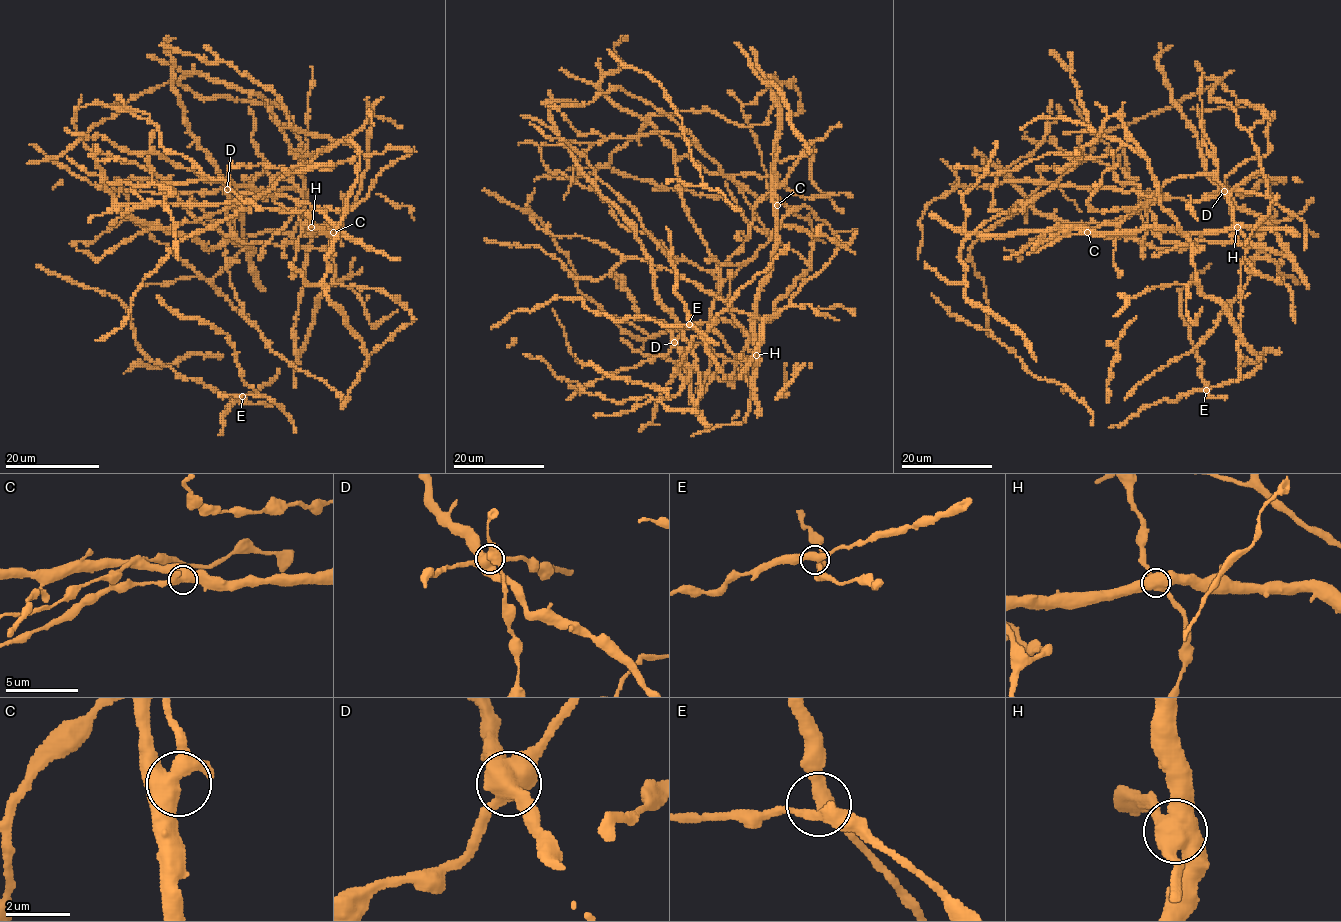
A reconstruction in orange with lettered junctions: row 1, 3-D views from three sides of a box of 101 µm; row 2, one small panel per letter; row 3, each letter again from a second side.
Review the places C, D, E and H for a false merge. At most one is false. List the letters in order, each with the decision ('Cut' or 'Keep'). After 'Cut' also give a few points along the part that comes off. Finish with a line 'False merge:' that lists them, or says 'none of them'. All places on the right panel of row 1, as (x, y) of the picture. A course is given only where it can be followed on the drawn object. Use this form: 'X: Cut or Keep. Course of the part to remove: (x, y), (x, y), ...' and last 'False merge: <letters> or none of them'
C: Keep
D: Keep
E: Keep
H: Keep
False merge: none of them

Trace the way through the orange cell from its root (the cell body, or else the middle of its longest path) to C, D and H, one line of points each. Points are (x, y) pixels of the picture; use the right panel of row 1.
C: (1221, 79), (1209, 96), (1226, 102), (1251, 137), (1267, 193), (1157, 199), (1119, 223), (1074, 227), (1087, 232)
D: (1221, 79), (1209, 96), (1235, 112), (1267, 187), (1264, 196), (1229, 190), (1205, 199), (1224, 190)
H: (1221, 79), (1209, 96), (1226, 102), (1251, 137), (1267, 193), (1157, 199), (1119, 223), (1074, 227), (1237, 227)

